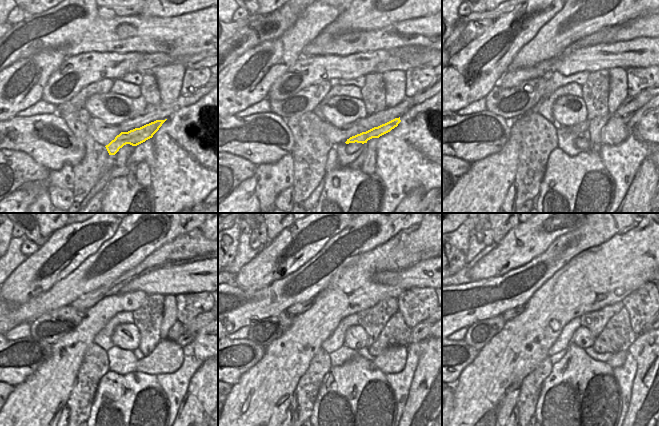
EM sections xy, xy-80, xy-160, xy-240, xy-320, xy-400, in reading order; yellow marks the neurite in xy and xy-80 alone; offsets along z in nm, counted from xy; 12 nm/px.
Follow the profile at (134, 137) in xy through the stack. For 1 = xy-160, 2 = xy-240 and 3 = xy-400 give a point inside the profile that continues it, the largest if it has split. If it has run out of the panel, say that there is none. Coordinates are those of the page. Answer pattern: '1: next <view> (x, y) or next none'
1: next xy-160 (626, 118)
2: next xy-240 (185, 339)
3: next xy-400 (645, 329)

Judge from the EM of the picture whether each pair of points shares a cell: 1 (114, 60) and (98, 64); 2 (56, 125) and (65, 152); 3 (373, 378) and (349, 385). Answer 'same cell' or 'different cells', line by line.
1: same cell
2: same cell
3: same cell

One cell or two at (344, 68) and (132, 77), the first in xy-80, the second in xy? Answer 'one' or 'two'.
two

